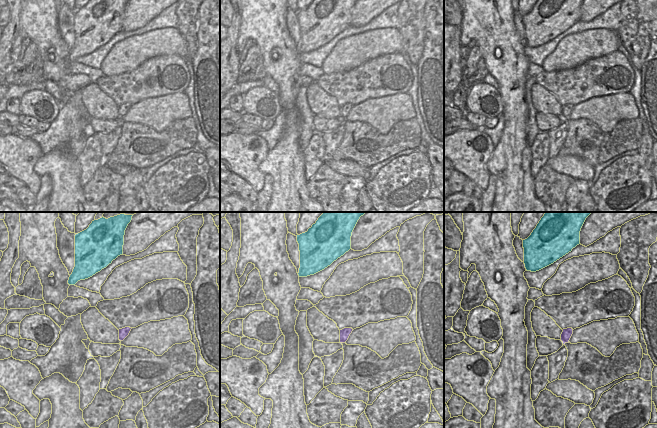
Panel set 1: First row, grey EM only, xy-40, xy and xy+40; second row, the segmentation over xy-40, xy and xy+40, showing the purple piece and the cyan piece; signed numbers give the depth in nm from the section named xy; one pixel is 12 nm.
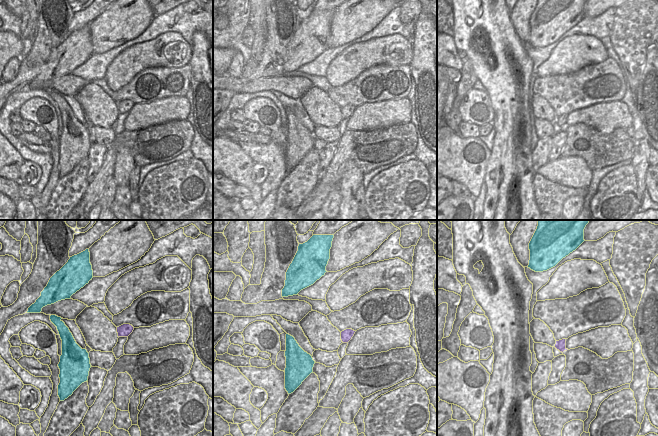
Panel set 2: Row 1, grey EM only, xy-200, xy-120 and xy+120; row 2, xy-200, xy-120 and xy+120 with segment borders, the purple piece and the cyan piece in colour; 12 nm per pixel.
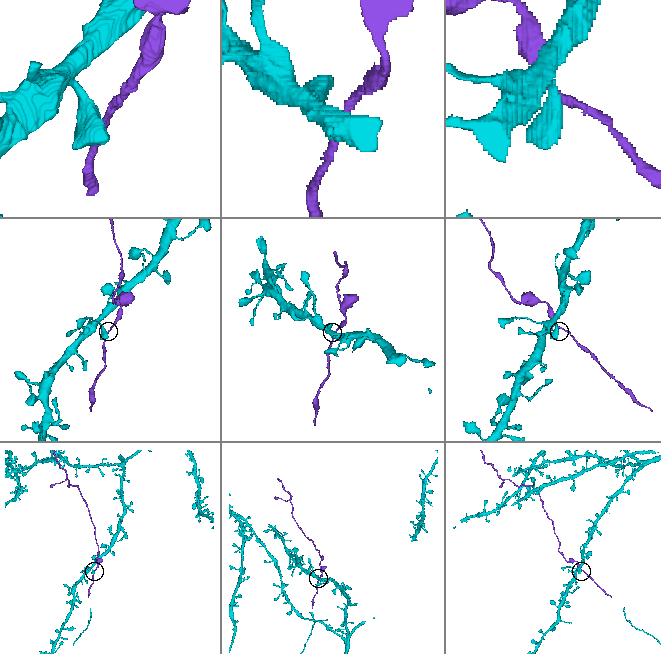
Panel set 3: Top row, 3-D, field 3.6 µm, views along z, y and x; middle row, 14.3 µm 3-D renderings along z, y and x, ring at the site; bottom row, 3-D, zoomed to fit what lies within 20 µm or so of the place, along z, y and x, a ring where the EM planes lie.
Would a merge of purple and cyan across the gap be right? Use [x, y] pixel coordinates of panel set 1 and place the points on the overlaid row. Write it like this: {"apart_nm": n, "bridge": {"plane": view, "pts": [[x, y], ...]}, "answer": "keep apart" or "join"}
{"apart_nm": 700, "bridge": {"plane": "xy-40", "pts": [[119, 329], [91, 276]]}, "answer": "join"}

